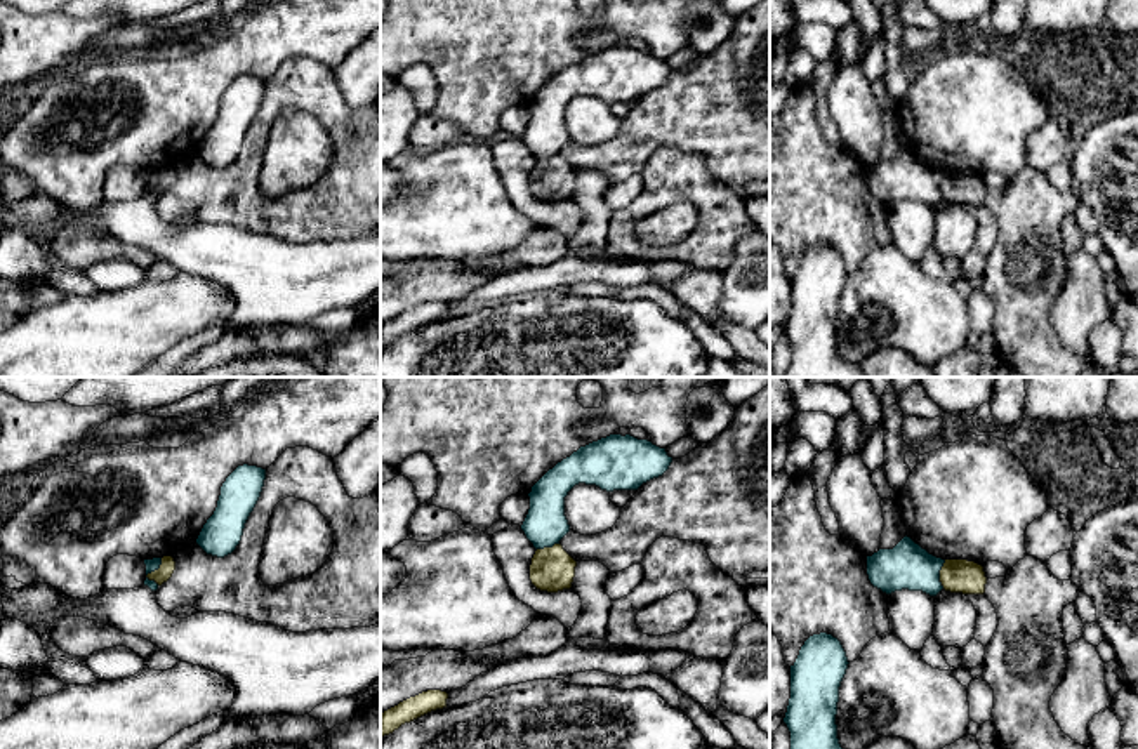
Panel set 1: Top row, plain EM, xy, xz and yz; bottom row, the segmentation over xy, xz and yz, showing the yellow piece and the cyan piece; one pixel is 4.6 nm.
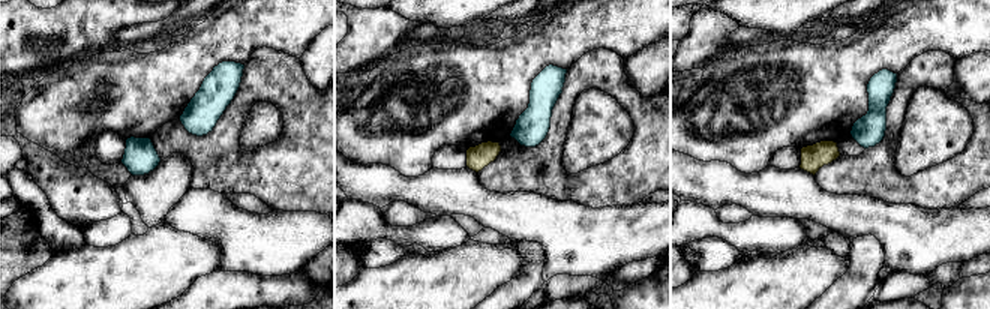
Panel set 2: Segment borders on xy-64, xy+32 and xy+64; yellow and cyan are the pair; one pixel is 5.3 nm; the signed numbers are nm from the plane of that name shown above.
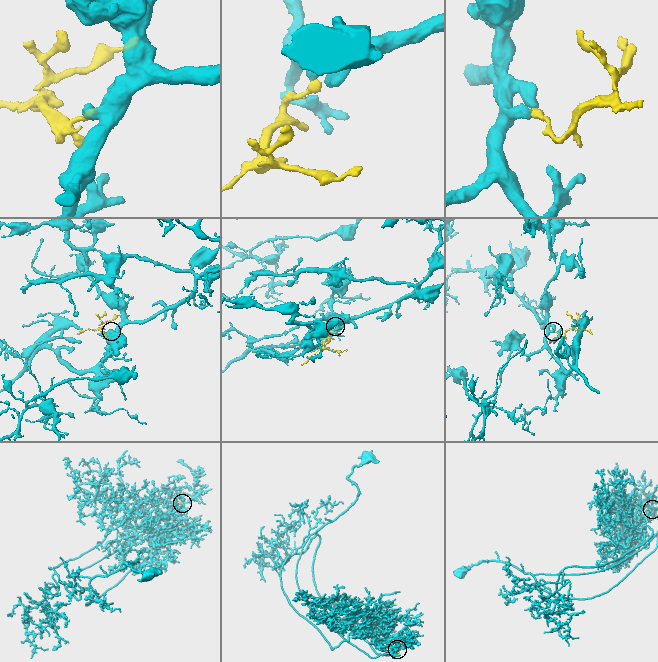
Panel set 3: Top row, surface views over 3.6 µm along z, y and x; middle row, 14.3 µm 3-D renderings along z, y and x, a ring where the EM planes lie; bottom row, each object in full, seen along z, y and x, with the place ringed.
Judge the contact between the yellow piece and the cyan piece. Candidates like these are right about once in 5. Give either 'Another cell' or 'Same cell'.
Another cell

